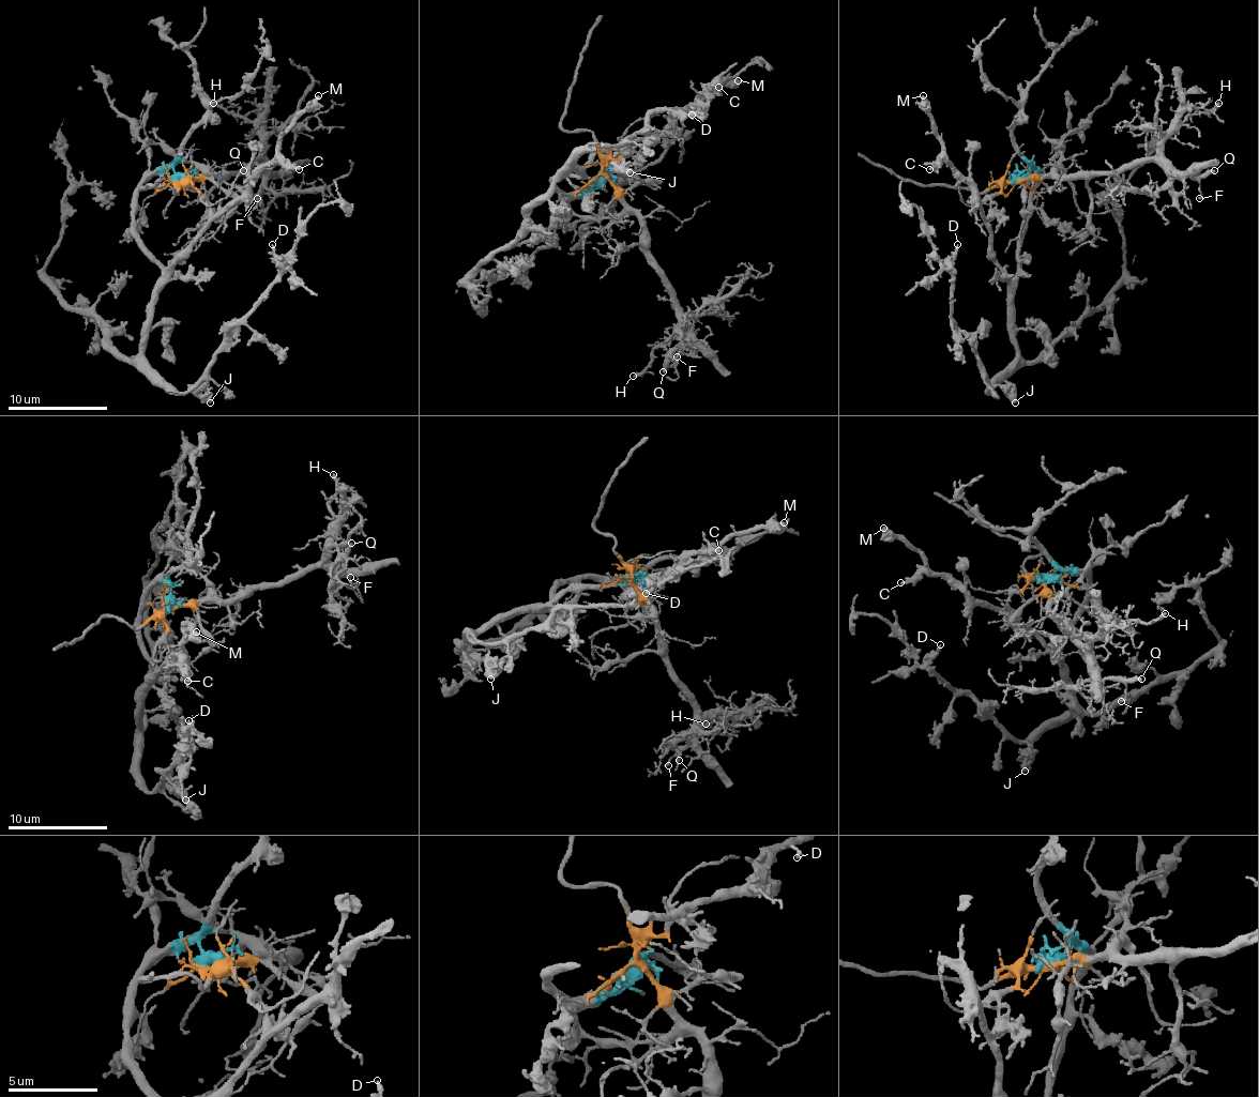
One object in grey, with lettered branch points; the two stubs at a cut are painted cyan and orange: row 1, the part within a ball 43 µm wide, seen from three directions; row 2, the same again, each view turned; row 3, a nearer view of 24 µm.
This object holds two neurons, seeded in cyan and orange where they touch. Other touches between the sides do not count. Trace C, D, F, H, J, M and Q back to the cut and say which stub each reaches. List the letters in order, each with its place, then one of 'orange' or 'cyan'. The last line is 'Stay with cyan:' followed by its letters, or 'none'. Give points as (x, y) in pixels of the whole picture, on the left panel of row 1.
C: at (299, 169); cyan
D: at (272, 244); cyan
F: at (257, 198); orange
H: at (213, 103); orange
J: at (210, 402); cyan
M: at (318, 95); cyan
Q: at (243, 170); orange
Stay with cyan: C, D, J, M

